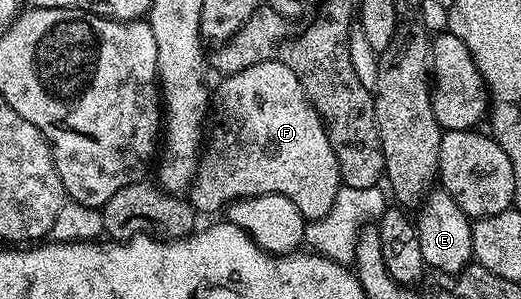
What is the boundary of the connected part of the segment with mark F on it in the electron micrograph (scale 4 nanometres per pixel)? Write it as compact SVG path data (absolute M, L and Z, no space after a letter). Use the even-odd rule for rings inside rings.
M260 58L257 59L254 66L250 66L241 72L236 72L233 76L223 77L219 82L221 84L217 88L215 85L214 91L210 96L210 131L206 136L206 147L200 157L200 166L196 173L194 187L190 192L192 207L200 214L204 214L204 212L223 213L228 205L235 200L245 200L246 198L265 196L266 194L278 194L279 196L290 198L290 202L294 202L294 206L298 206L298 210L304 215L305 221L326 218L326 214L330 214L330 206L334 206L334 200L338 198L338 192L342 187L340 167L338 166L338 158L330 146L328 131L324 128L324 119L316 113L314 106L308 101L307 94L302 90L302 82L298 82L294 70L290 70L290 66L286 66L281 60Z

